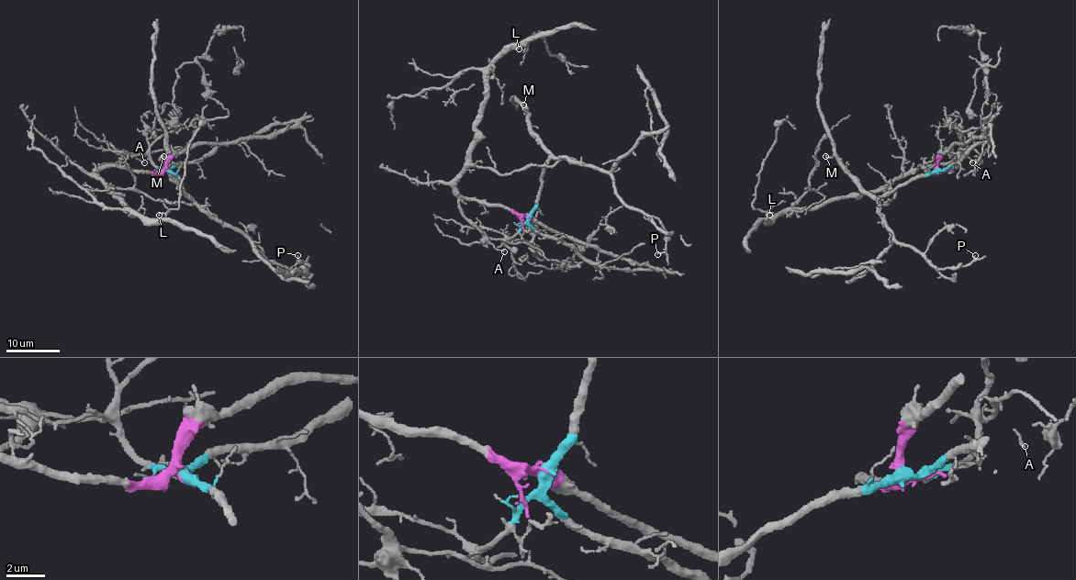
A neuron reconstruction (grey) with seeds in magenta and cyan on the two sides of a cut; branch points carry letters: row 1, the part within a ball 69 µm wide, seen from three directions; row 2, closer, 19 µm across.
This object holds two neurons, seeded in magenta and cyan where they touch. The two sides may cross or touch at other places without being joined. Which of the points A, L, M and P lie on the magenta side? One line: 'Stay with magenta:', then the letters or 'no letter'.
Stay with magenta: A, L

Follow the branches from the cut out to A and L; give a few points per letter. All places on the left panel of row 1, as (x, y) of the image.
A: (166, 169), (142, 172), (117, 165), (99, 168), (117, 164), (128, 156), (143, 162)
L: (166, 169), (143, 172), (106, 167), (95, 174), (128, 208), (151, 218), (165, 217), (163, 214), (158, 215)

